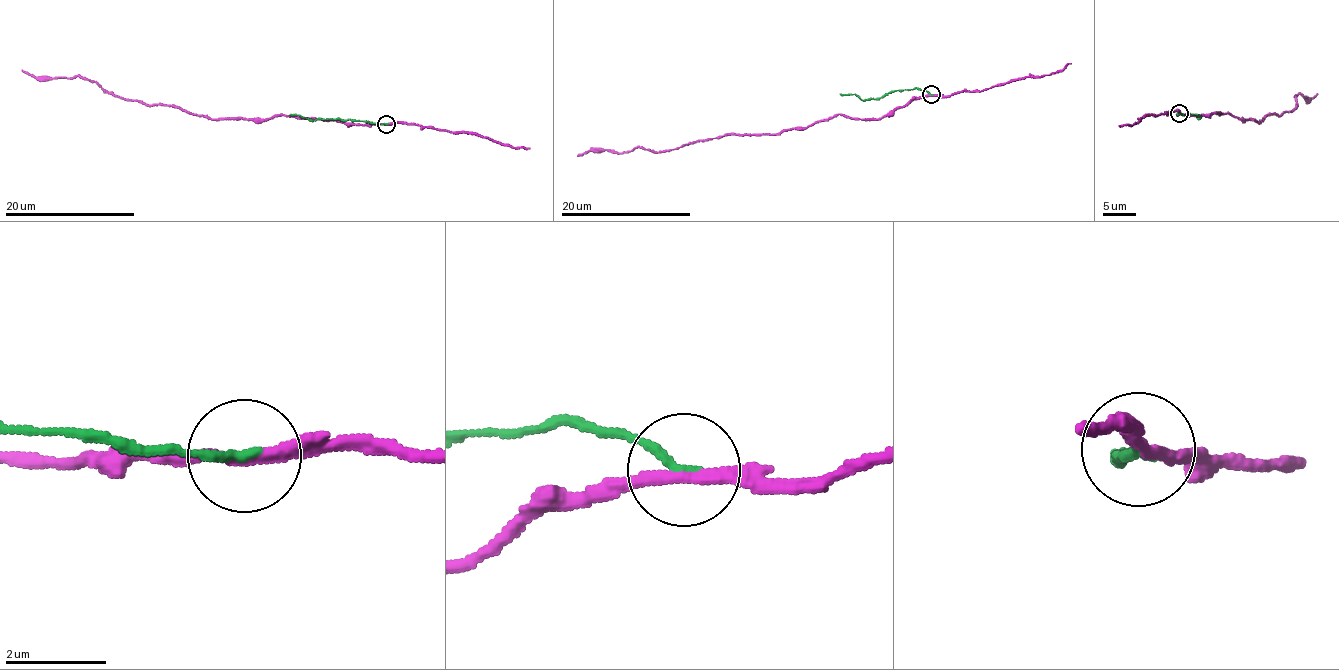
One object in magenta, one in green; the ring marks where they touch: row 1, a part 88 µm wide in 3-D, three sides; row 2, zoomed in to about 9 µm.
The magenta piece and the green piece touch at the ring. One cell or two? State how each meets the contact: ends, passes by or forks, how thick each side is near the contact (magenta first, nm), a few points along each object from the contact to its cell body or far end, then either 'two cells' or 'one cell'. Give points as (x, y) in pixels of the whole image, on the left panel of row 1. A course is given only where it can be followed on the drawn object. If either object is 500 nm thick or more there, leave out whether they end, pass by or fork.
magenta passes by; green ends; calibres 240 and 190 nm; course magenta (386, 124), (291, 116), (208, 119), (115, 97), (79, 76), (35, 78), (22, 69); course green (386, 124), (314, 119), (290, 114); two cells

